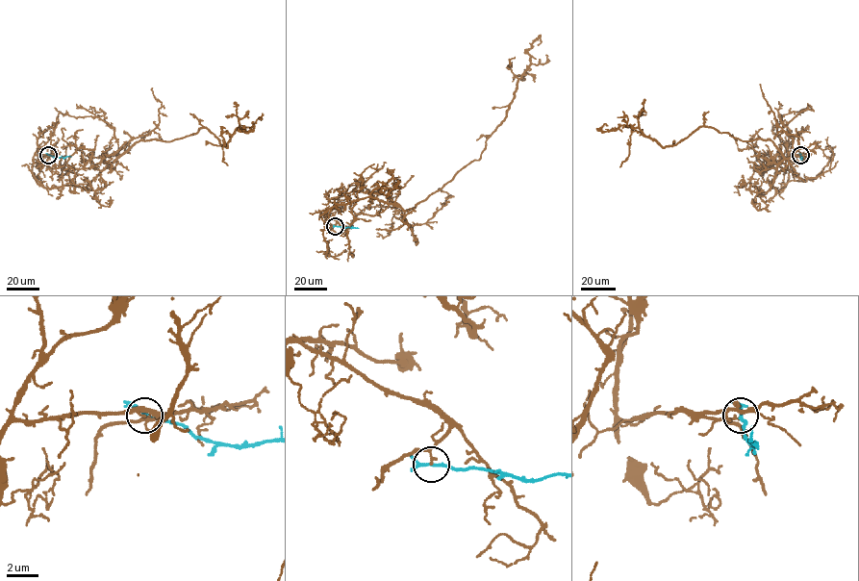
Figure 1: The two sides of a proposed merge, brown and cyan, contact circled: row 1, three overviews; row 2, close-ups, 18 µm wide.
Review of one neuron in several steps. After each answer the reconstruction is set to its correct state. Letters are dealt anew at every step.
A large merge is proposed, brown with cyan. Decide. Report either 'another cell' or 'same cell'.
another cell

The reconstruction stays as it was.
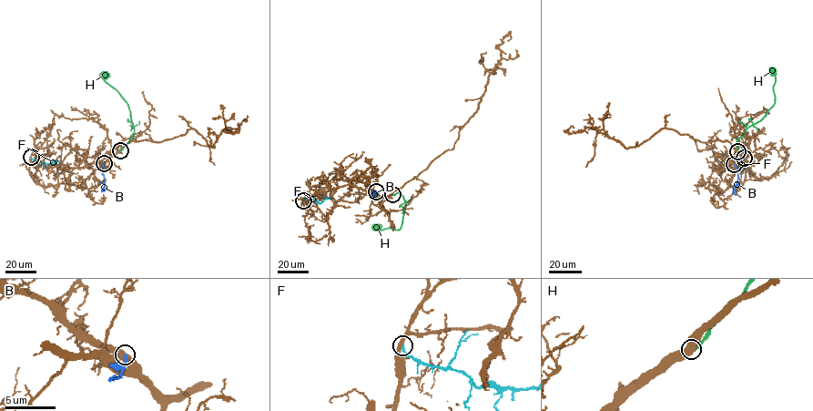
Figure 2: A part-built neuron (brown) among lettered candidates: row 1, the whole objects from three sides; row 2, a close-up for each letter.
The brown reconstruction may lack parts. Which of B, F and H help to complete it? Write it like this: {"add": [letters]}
{"add": ["H"]}

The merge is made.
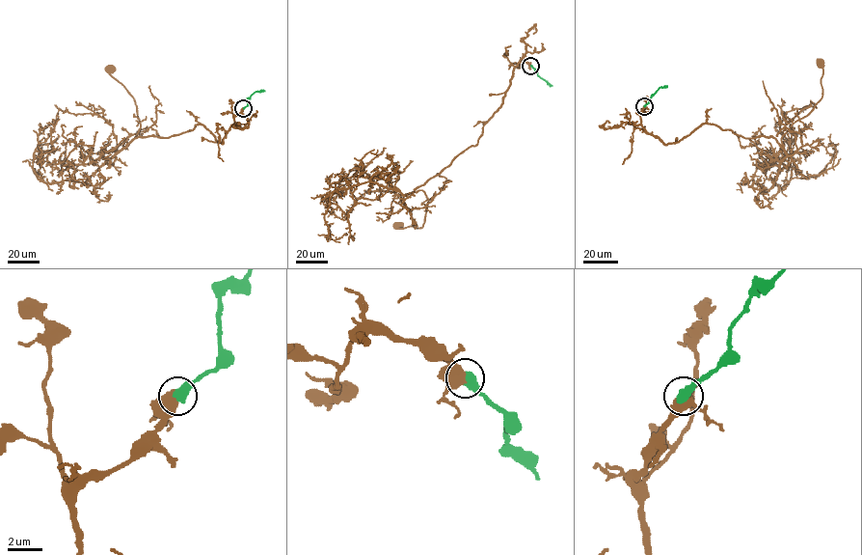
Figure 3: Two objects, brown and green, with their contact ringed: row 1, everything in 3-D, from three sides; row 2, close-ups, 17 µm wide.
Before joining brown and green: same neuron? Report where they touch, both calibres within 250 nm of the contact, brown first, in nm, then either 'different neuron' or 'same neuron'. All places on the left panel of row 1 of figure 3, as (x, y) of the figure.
place (243, 108); calibres 500 and 650 nm; same neuron

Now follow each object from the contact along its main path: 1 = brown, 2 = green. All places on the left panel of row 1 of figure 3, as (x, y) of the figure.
1: (243, 108), (223, 143), (196, 124), (168, 138), (138, 136), (126, 146), (140, 127), (137, 106), (110, 69)
2: (243, 108), (253, 94), (264, 91)

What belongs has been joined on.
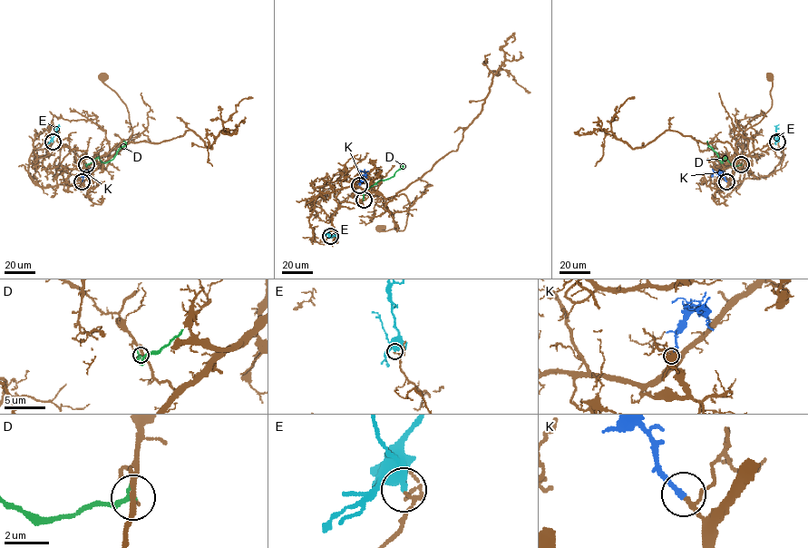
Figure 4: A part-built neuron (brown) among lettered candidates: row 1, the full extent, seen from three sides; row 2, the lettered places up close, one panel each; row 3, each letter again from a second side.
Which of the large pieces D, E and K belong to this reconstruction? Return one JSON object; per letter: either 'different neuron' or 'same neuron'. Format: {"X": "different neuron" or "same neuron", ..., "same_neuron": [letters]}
{"D": "different neuron", "E": "different neuron", "K": "same neuron", "same_neuron": ["K"]}

